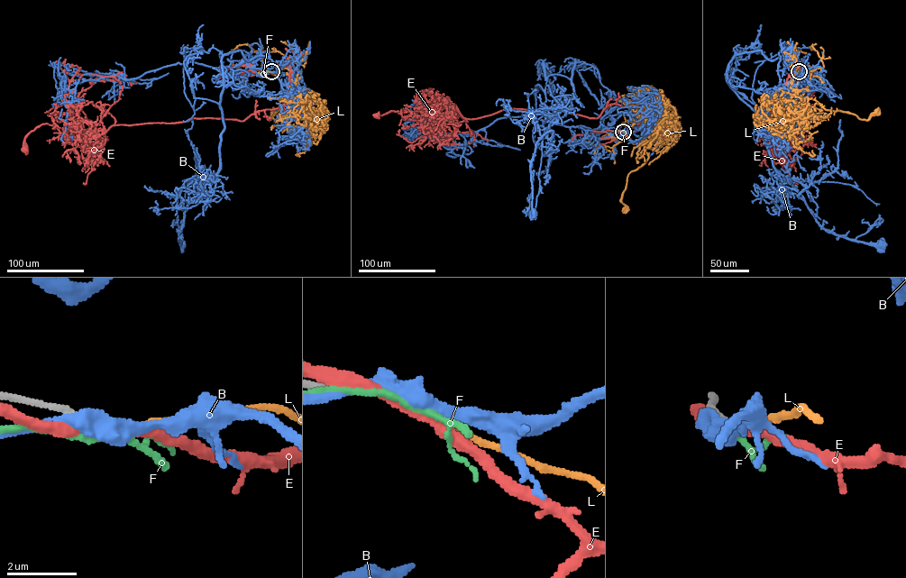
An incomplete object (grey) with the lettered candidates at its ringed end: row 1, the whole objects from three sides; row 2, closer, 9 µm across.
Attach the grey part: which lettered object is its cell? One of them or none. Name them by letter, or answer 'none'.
L

